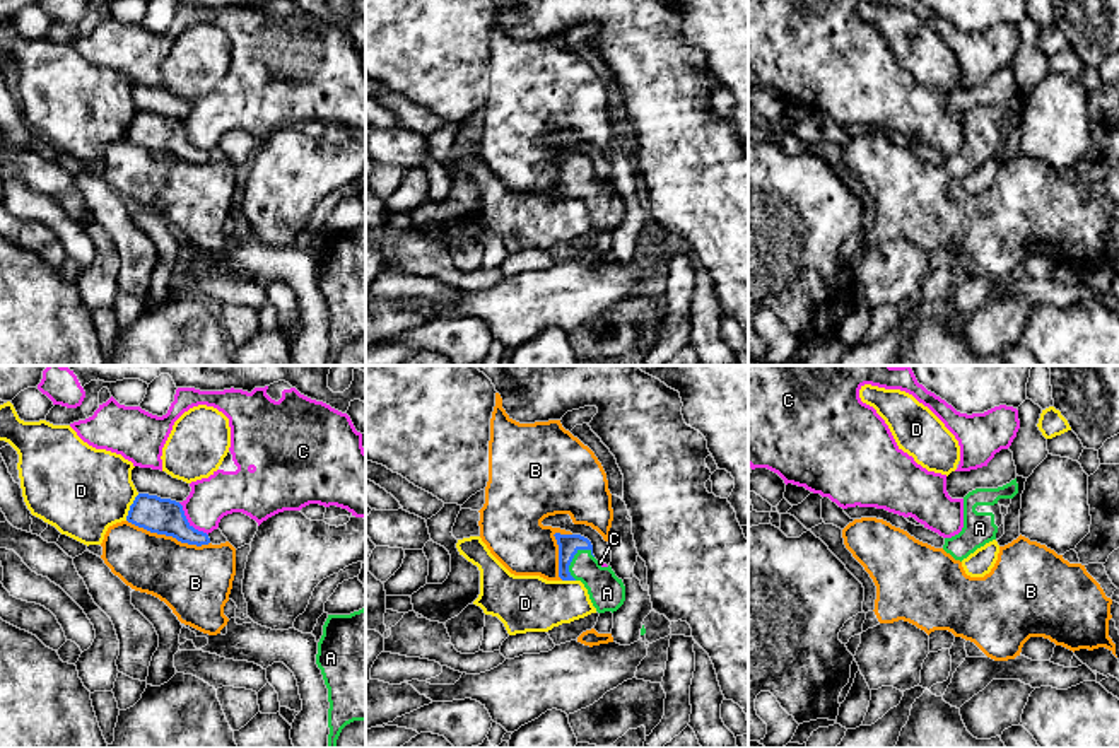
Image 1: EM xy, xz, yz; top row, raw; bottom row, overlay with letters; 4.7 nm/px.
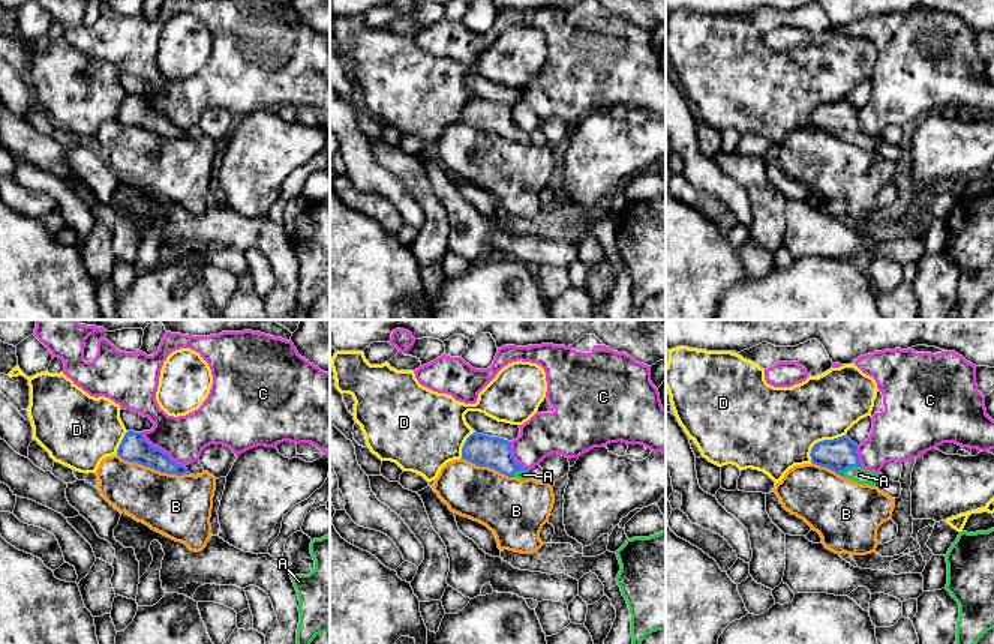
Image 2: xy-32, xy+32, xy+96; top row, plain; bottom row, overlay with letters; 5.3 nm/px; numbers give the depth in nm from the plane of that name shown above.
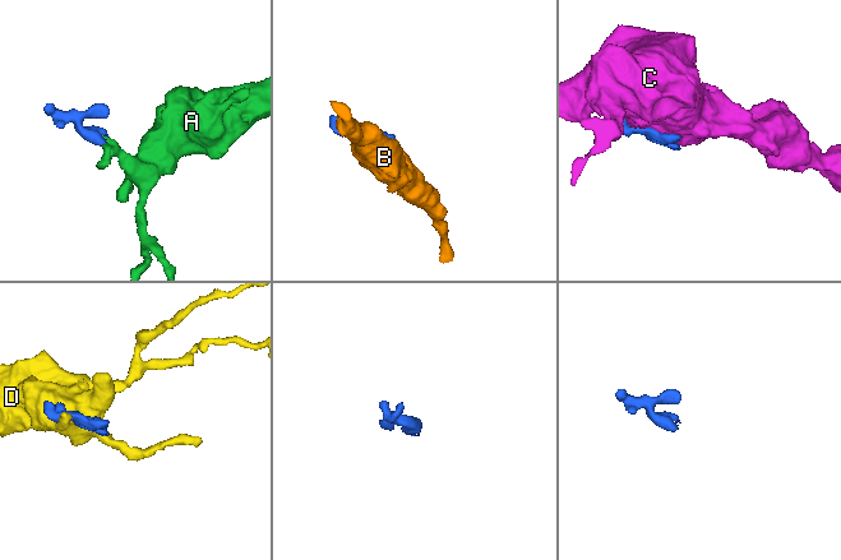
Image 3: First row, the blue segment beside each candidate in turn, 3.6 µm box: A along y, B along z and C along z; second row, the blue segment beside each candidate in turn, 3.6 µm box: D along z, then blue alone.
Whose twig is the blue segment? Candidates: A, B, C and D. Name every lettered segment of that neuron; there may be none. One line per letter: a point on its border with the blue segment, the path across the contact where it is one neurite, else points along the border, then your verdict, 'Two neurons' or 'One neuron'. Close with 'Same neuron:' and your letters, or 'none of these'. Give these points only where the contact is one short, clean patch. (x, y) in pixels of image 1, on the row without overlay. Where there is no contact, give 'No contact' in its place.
A: Touches blue at xz (571, 178). Path across: xz (568, 161), (571, 164), (571, 178), (607, 210). One neuron
B: Touches blue at xy (168, 152). Two neurons
C: Touches blue at xy (187, 139). Two neurons
D: Touches blue at xy (130, 125). Two neurons
Same neuron: A

